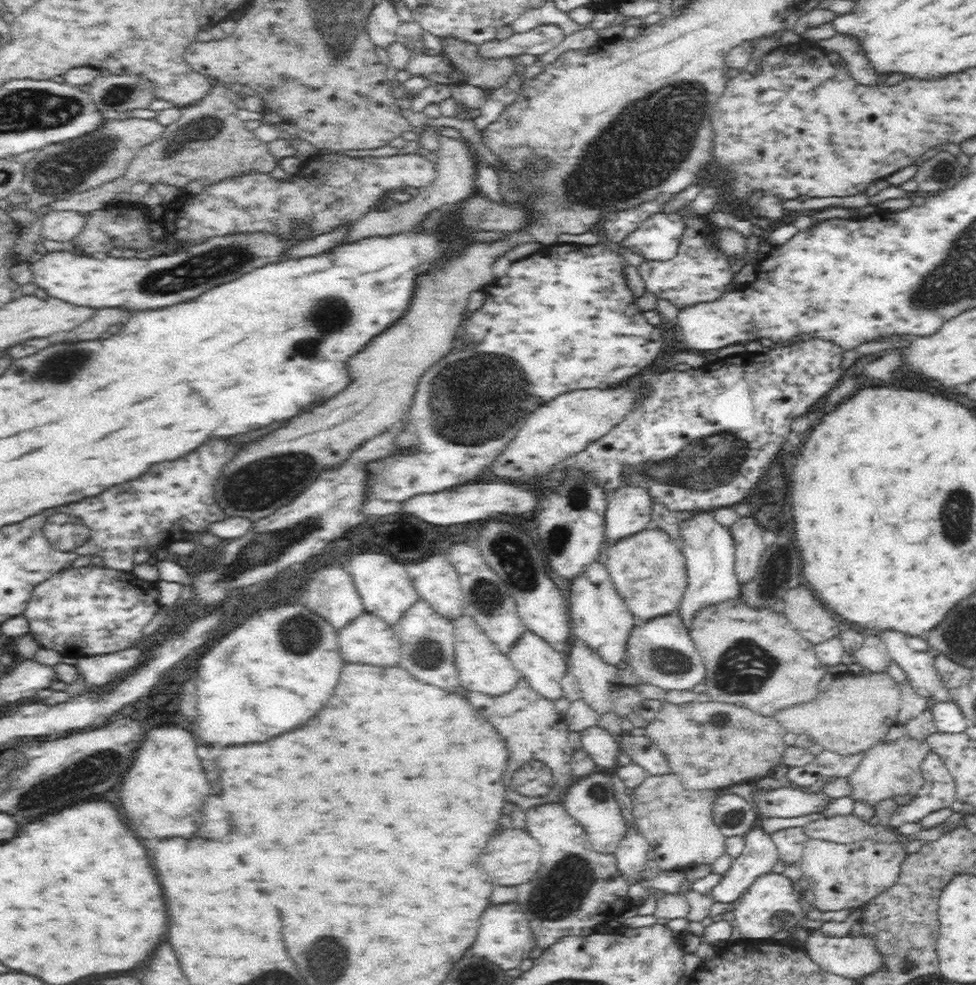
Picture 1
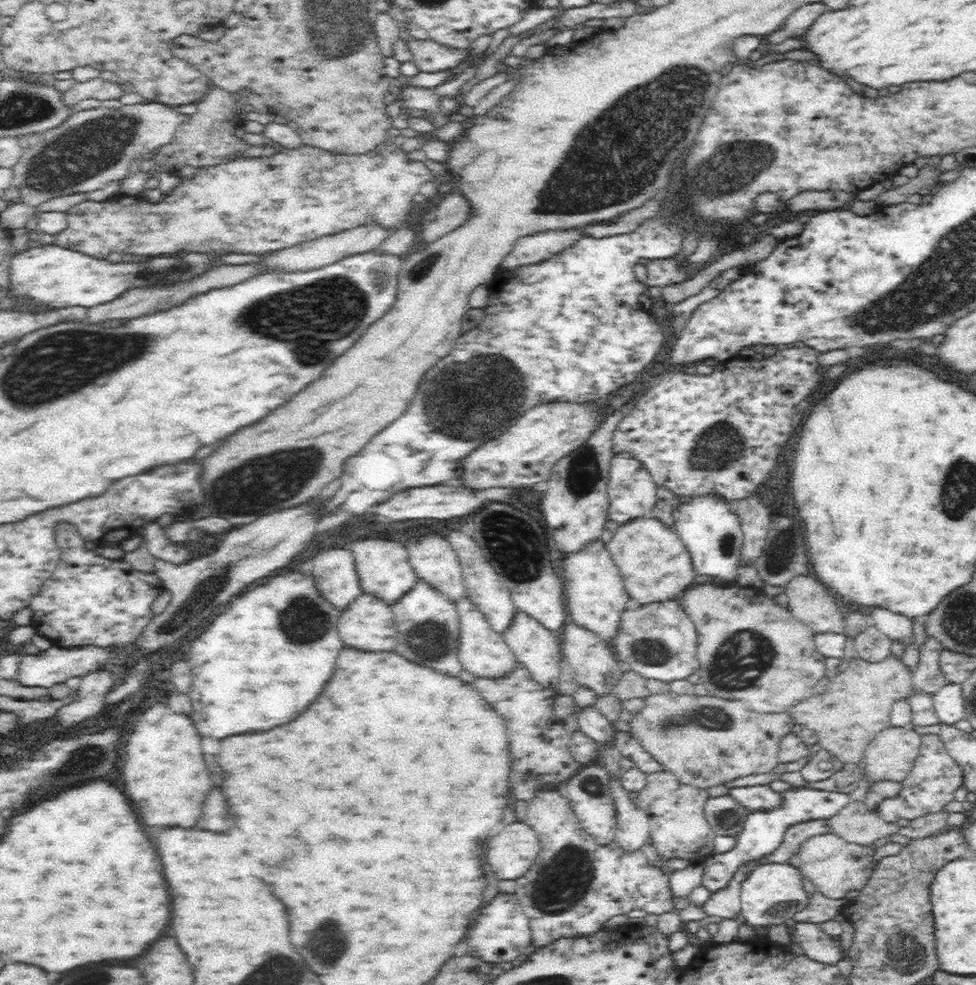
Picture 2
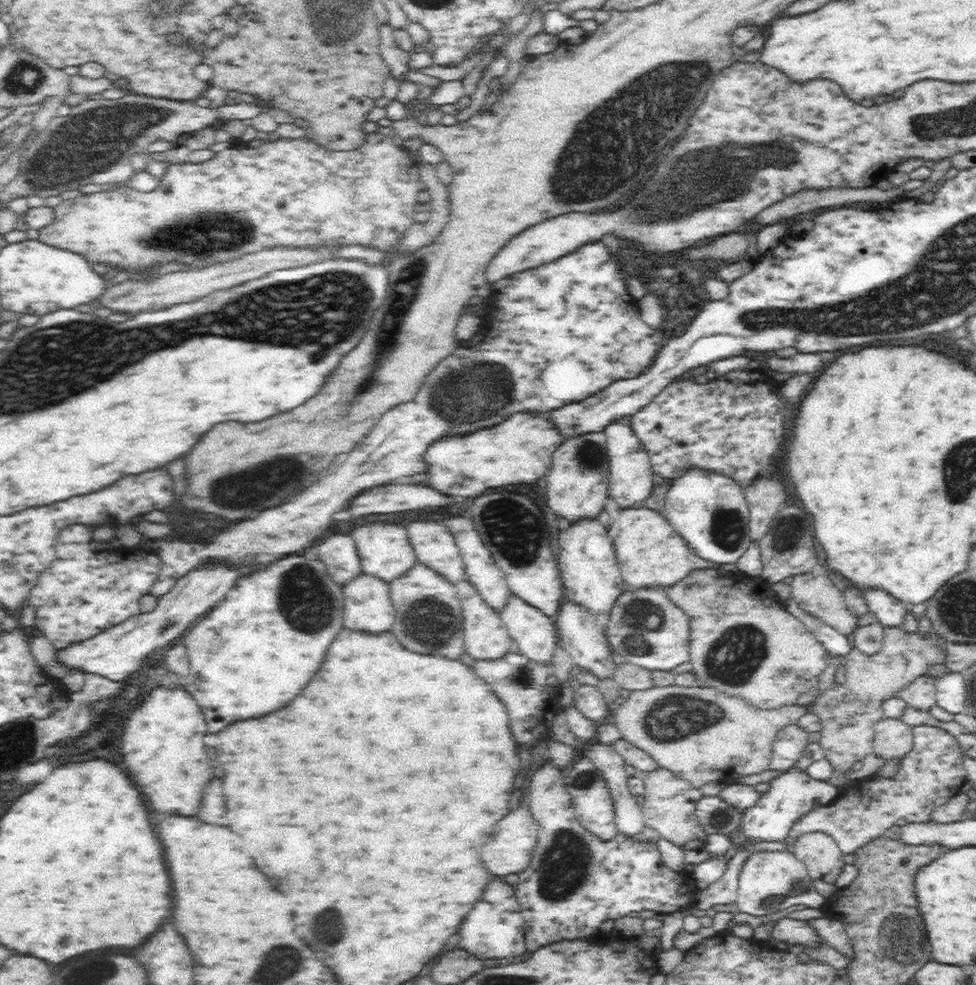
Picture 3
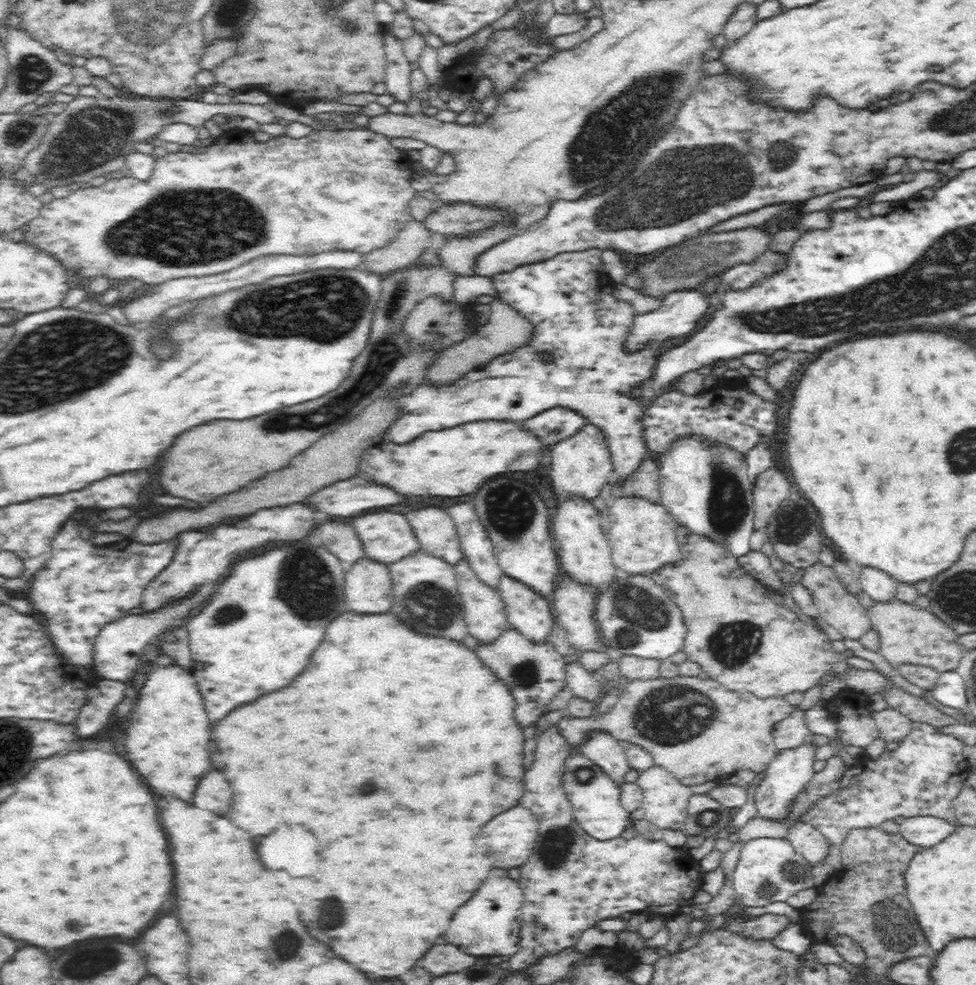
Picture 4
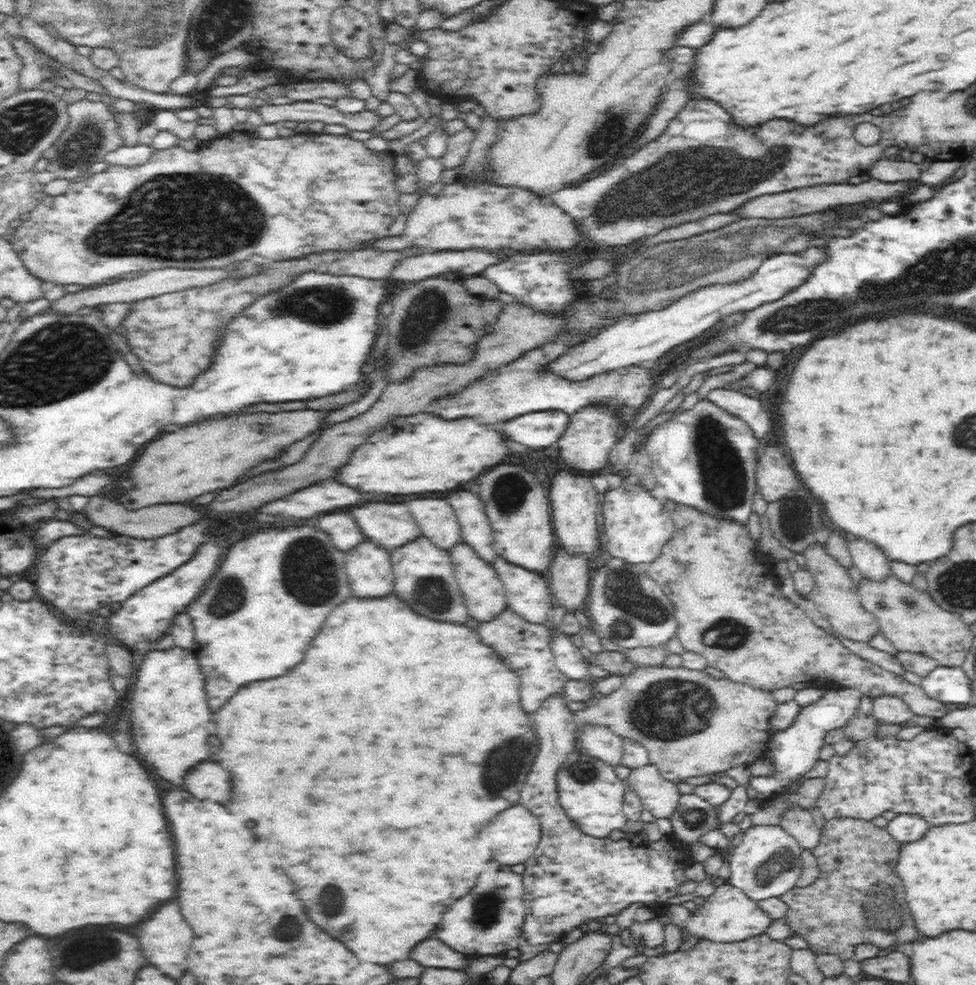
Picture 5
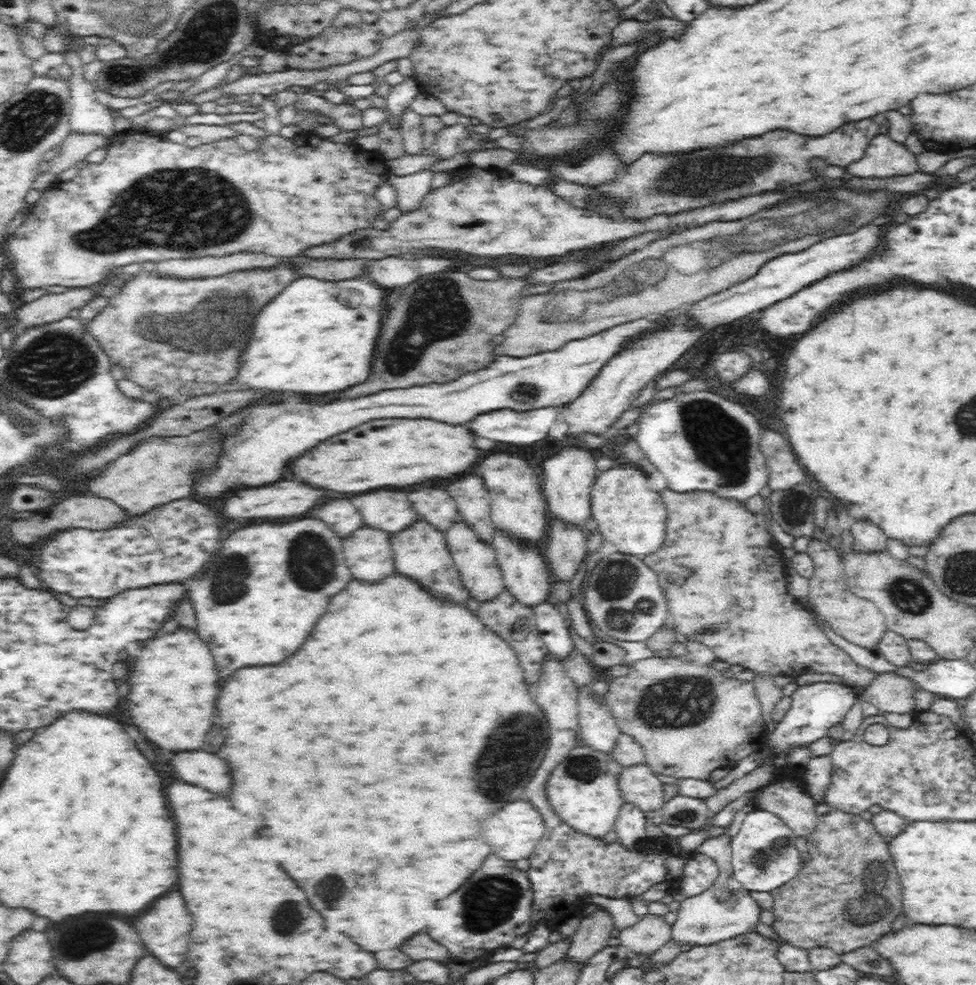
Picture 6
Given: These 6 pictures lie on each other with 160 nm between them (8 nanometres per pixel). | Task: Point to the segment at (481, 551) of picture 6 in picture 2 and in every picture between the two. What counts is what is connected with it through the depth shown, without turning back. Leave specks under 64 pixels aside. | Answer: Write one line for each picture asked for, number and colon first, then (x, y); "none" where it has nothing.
2: (482, 652)
3: (485, 638)
4: (484, 614)
5: (483, 595)

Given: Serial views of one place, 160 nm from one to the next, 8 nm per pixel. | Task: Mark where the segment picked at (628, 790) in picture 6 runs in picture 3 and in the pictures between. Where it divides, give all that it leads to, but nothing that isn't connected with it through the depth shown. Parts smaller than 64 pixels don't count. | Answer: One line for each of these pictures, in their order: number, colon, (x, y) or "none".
3: (668, 804)
4: (665, 801)
5: (659, 796)

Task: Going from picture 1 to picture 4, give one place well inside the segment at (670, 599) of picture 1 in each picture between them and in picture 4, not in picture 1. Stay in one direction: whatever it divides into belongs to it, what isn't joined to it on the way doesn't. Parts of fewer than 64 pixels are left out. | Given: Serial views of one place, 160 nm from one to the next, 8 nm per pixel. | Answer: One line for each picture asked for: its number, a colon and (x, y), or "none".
2: (654, 565)
3: (650, 553)
4: (643, 539)

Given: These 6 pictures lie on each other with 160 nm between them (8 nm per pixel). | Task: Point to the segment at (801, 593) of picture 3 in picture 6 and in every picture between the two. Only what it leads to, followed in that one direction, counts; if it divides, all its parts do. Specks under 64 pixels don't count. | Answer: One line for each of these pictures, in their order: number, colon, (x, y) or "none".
4: (839, 608)
5: (835, 595)
6: (858, 621)

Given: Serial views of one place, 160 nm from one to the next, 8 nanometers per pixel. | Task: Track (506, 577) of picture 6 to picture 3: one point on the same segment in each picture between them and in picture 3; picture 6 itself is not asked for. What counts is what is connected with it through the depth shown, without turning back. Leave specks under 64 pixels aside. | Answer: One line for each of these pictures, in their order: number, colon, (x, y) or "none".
3: (534, 634)
4: (531, 616)
5: (528, 595)

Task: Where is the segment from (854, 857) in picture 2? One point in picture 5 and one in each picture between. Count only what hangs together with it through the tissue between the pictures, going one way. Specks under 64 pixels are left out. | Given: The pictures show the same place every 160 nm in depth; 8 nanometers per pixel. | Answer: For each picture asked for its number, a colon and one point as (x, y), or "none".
3: (821, 855)
4: (808, 842)
5: (799, 824)

